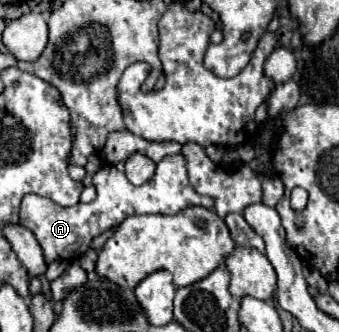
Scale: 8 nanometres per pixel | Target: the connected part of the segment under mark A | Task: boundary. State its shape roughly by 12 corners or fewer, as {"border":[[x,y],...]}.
{"border":[[182,155],[134,187],[116,165],[94,173],[96,199],[20,203],[44,261],[74,261],[136,213],[214,207],[188,183]]}

